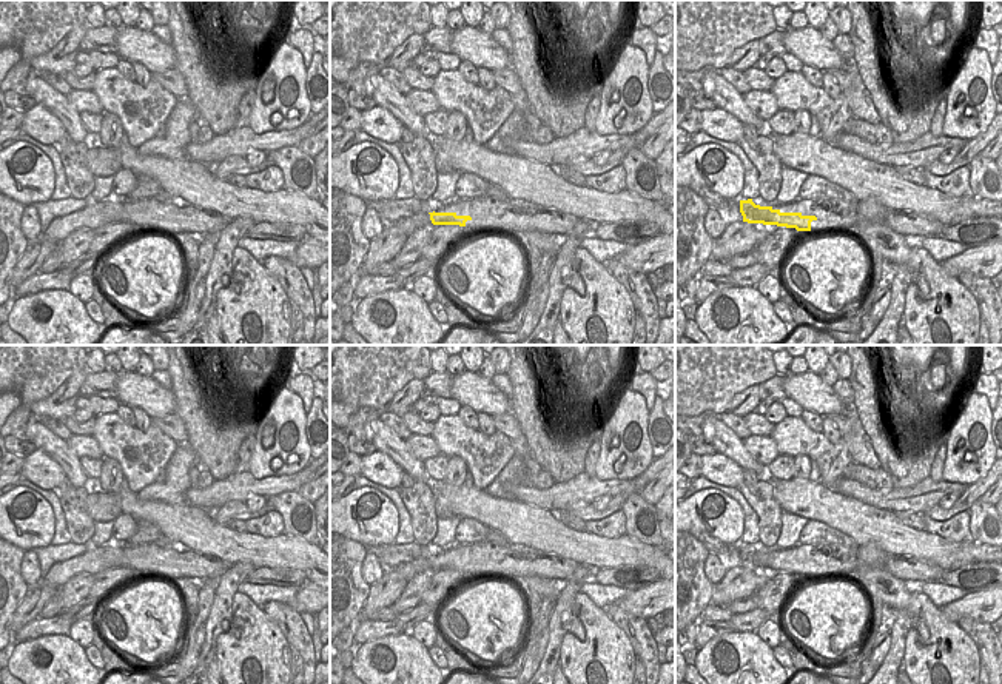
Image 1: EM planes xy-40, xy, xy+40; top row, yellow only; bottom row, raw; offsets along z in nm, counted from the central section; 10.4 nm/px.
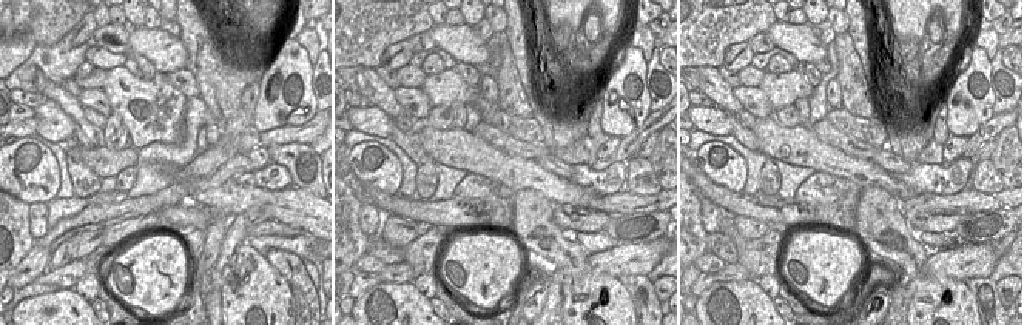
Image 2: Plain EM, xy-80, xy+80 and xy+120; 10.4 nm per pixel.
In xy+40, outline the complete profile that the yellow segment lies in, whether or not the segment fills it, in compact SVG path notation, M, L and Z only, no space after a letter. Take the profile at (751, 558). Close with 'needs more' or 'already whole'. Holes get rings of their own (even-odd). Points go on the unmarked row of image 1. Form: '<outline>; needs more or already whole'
M802 542L791 548L780 548L775 552L760 552L752 544L740 545L740 558L743 567L777 570L786 573L795 573L797 576L811 576L811 567L819 564L839 565L834 572L836 576L854 578L857 575L857 552L859 545L852 548L840 547L840 556L832 555L832 548L809 542Z; needs more

